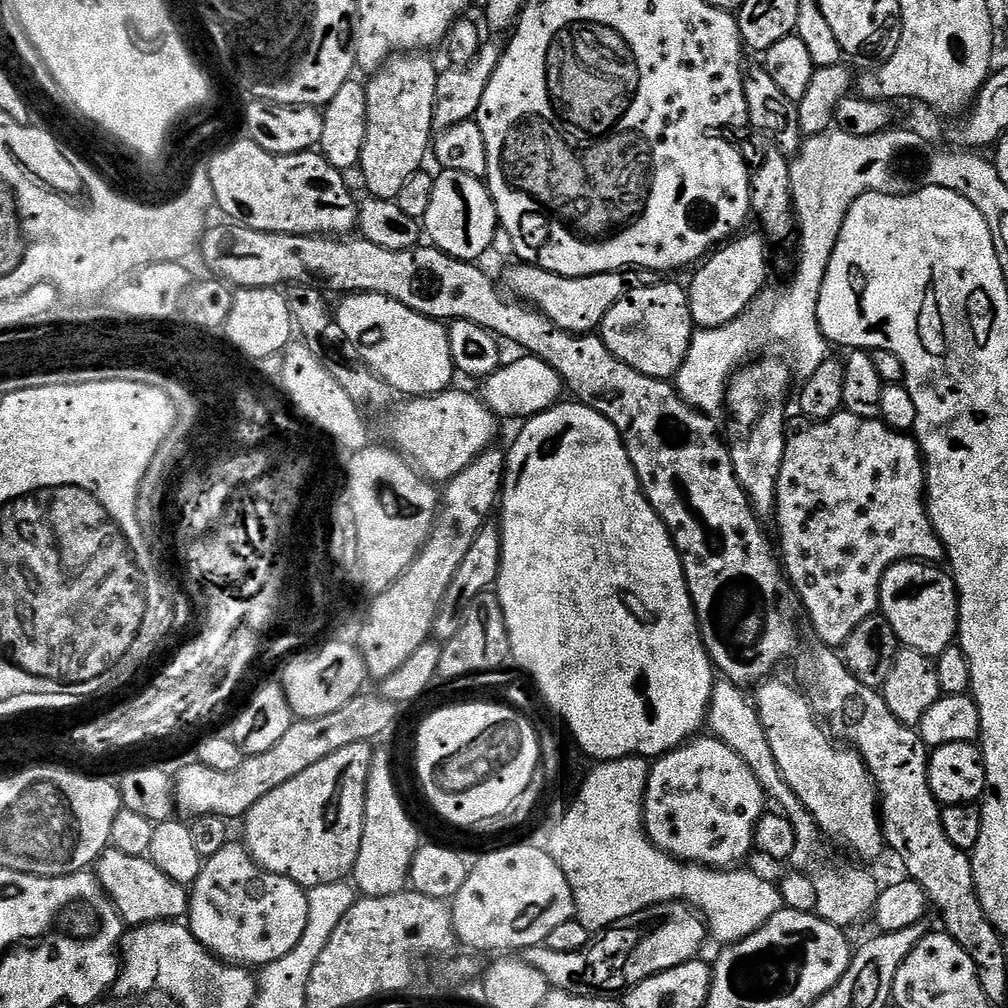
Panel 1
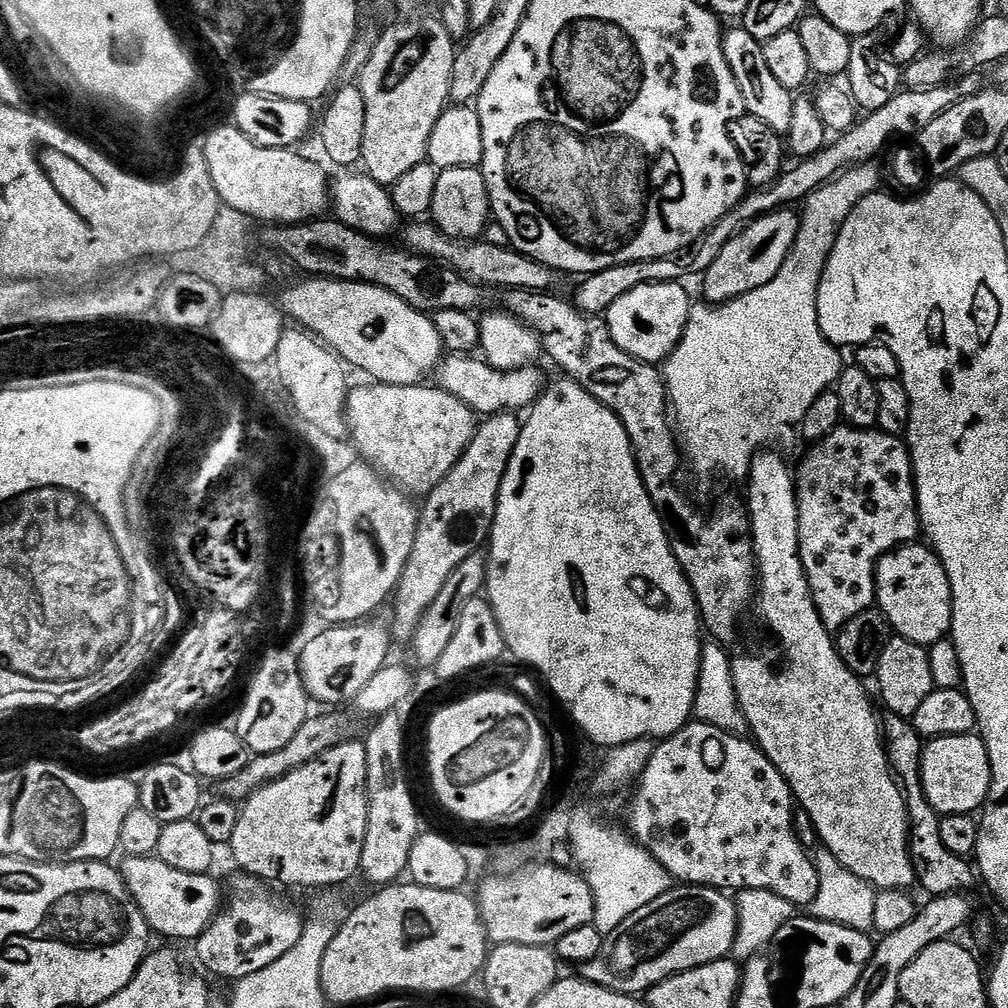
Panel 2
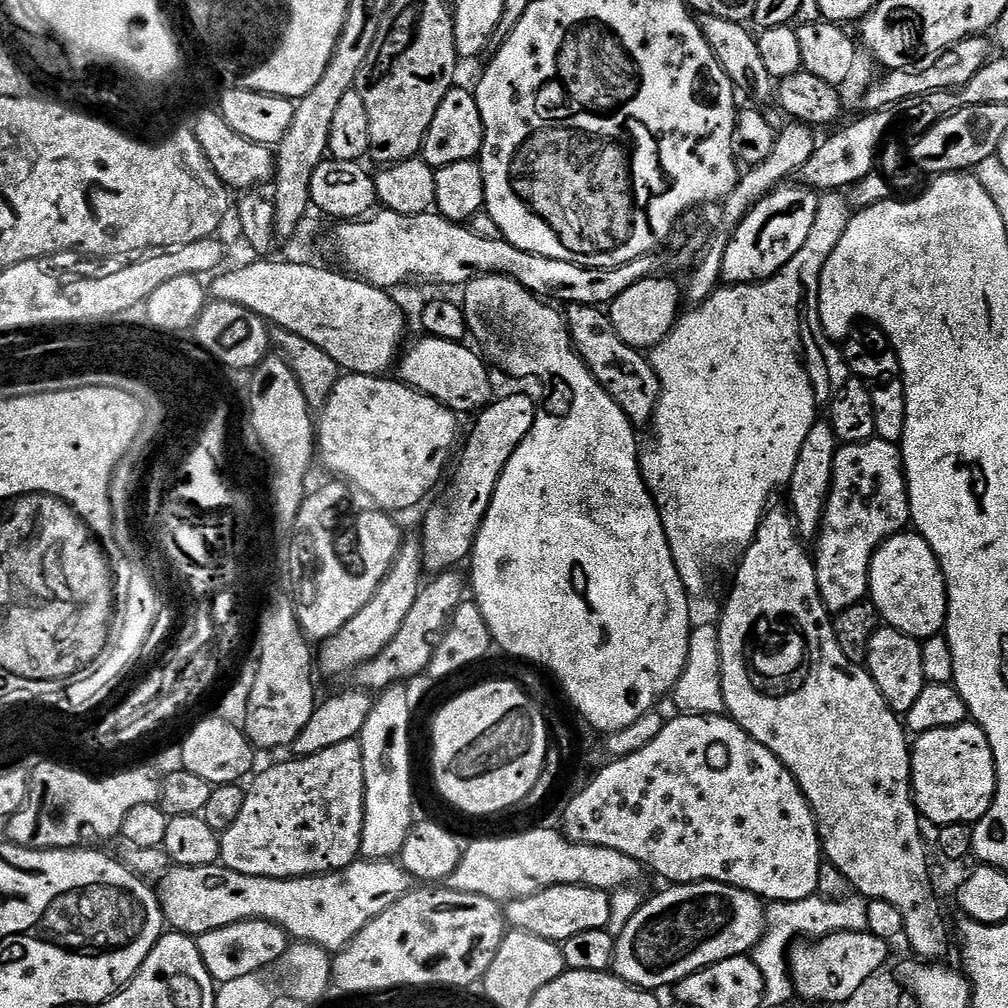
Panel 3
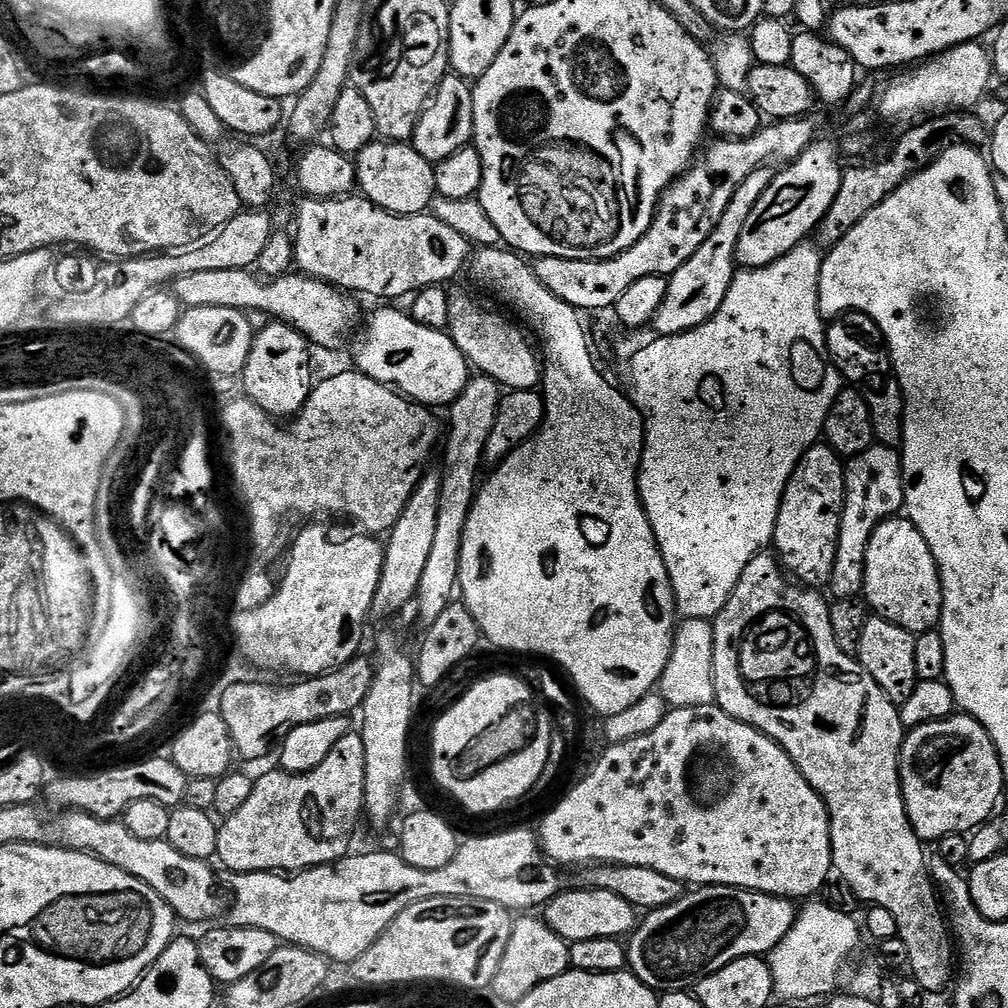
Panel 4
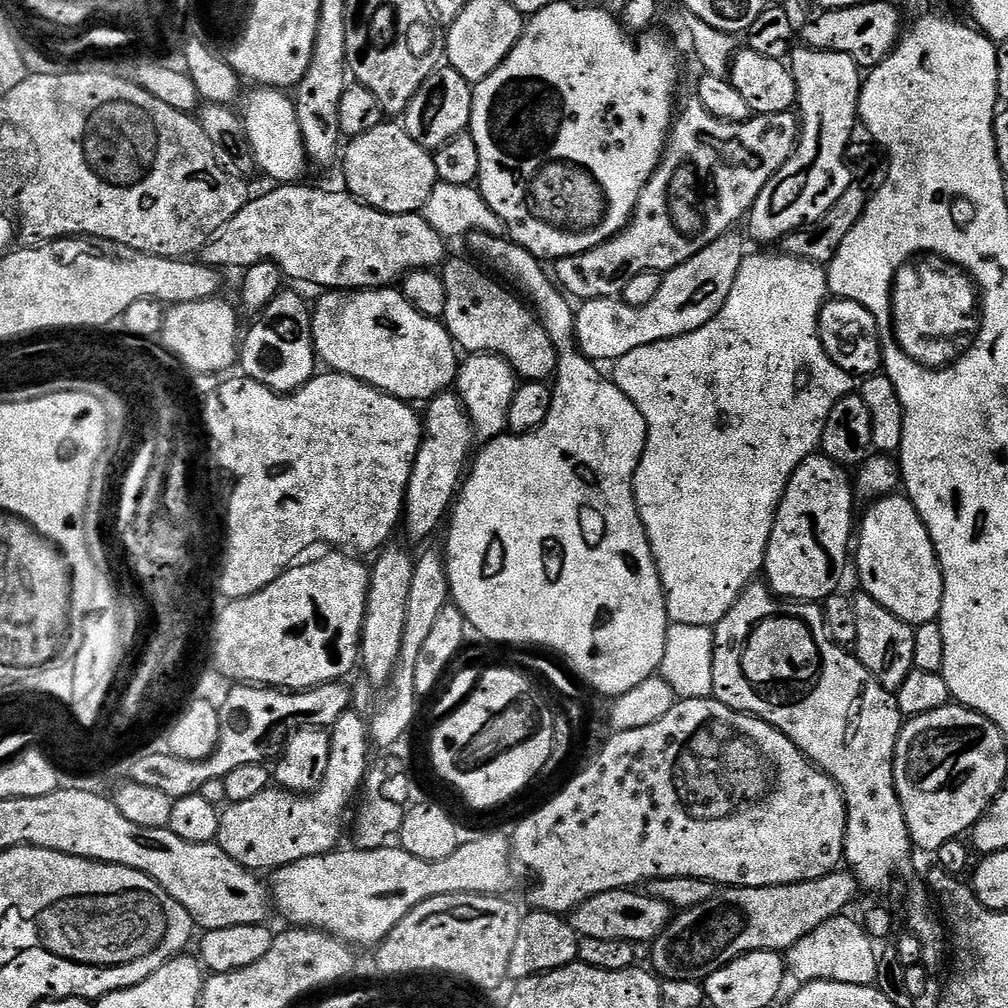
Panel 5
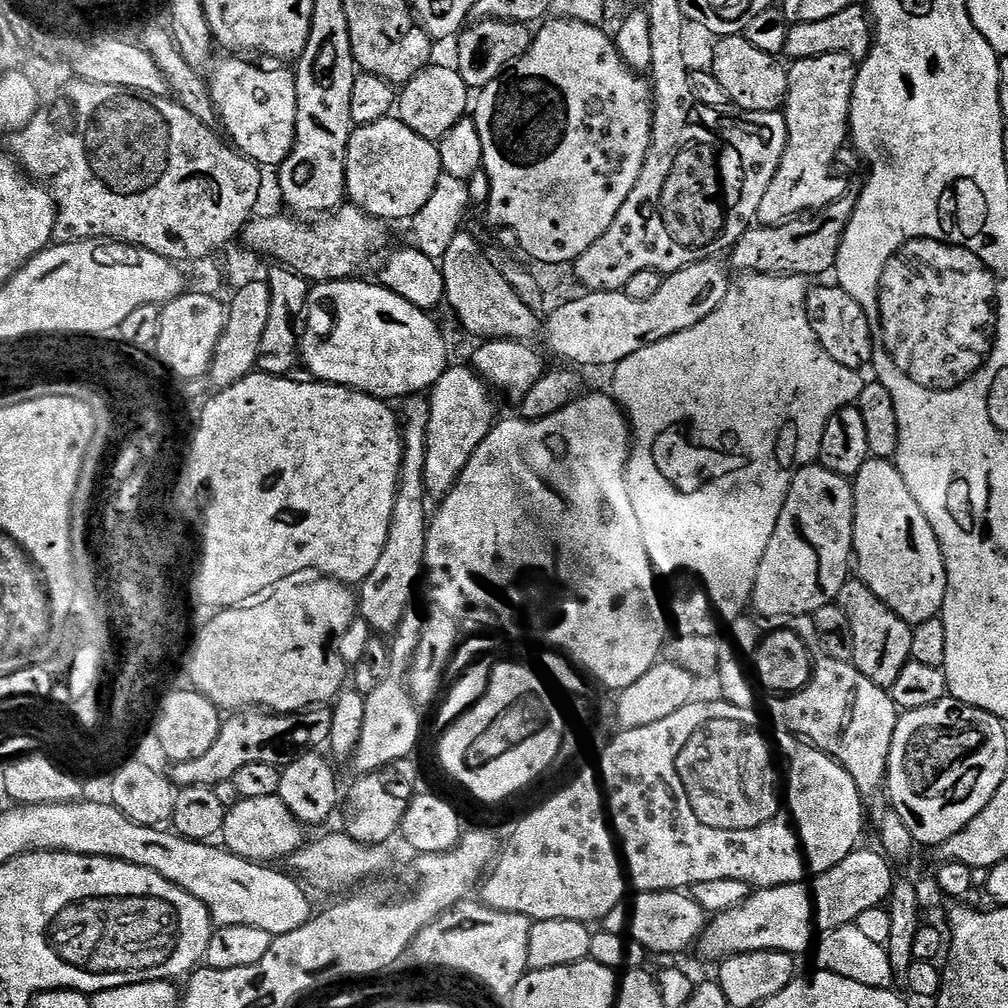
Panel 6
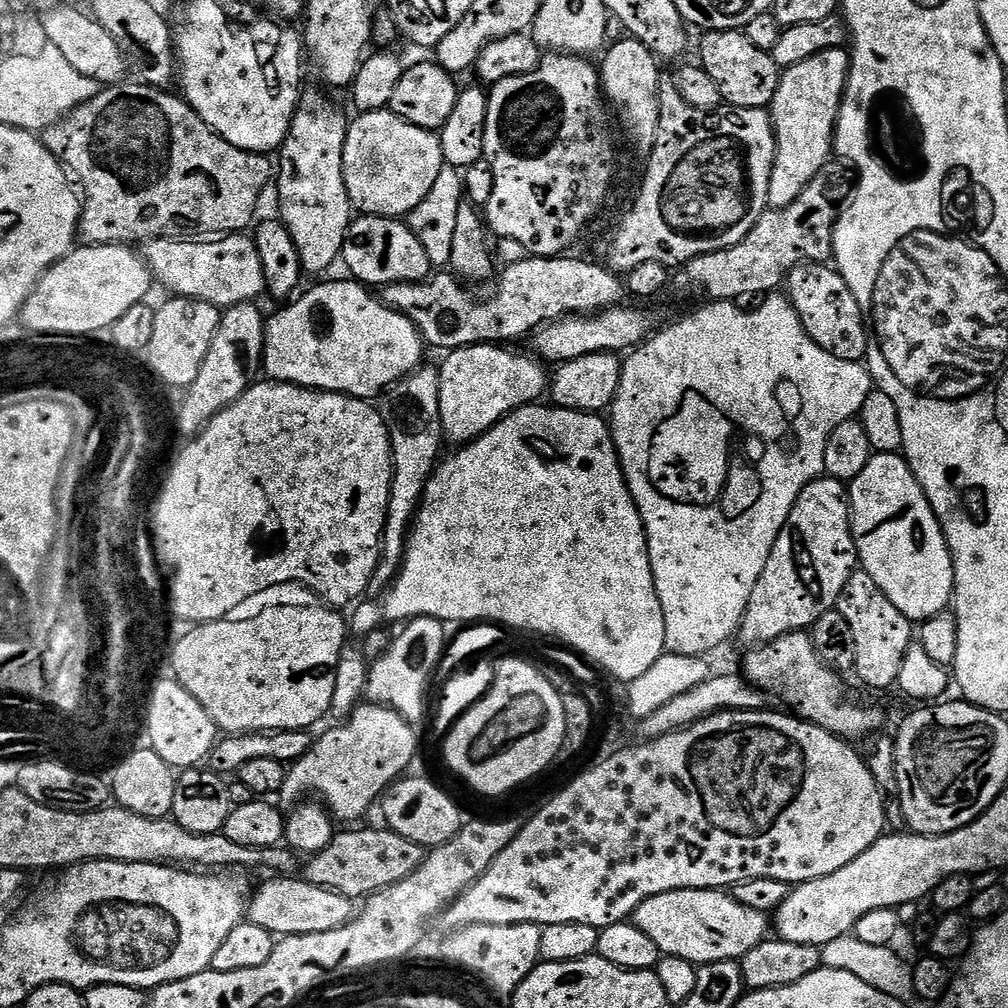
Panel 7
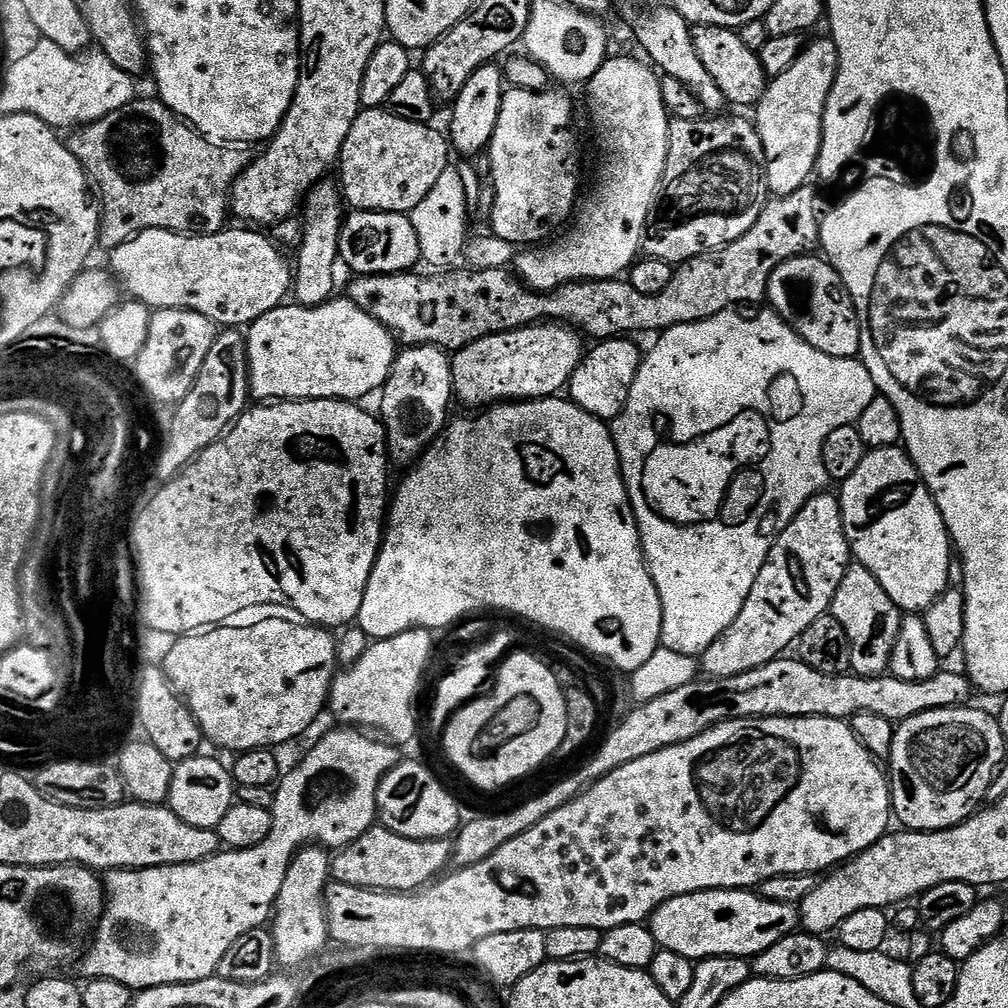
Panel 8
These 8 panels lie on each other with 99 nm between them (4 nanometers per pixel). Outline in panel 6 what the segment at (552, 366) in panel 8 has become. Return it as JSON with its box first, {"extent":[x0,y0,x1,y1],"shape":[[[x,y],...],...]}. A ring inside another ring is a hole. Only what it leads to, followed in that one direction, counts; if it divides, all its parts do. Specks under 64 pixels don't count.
{"extent":[424,366,498,498],"shape":[[[450,366],[442,378],[438,378],[428,396],[430,422],[426,426],[424,485],[429,497],[443,498],[448,495],[462,470],[466,470],[466,462],[470,462],[474,450],[478,450],[486,434],[490,434],[490,430],[496,427],[498,415],[495,398],[488,381],[471,367]]]}

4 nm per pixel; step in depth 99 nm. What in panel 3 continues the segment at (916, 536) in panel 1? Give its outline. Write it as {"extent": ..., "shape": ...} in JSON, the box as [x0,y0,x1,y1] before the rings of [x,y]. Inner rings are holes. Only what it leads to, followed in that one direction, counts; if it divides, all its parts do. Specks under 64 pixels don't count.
{"extent":[814,438,912,613],"shape":[[[879,438],[861,444],[840,444],[834,458],[832,489],[824,507],[824,520],[820,524],[820,531],[814,537],[818,590],[829,613],[846,610],[846,606],[854,606],[869,595],[868,575],[872,556],[885,540],[905,531],[911,519],[912,512],[908,509],[908,482],[904,479],[904,458],[899,447]]]}

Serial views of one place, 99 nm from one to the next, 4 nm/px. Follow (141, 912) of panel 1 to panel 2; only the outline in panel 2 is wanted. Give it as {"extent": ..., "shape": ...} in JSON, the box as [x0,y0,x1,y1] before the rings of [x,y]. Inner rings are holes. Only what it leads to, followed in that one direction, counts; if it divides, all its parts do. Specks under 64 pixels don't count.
{"extent":[122,856,222,942],"shape":[[[128,856],[125,859],[122,875],[134,902],[142,910],[146,918],[149,929],[160,936],[169,936],[172,940],[189,940],[195,942],[199,940],[207,928],[212,925],[212,919],[222,907],[222,896],[220,900],[220,884],[215,880],[215,875],[203,872],[202,874],[186,874],[182,870],[174,870],[174,866],[166,866],[159,856]]]}

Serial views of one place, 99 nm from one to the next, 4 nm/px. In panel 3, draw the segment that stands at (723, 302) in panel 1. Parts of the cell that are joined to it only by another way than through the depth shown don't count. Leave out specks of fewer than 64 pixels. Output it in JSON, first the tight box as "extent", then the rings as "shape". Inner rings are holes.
{"extent":[722,182,820,285],"shape":[[[800,182],[792,183],[763,196],[749,210],[744,221],[731,232],[732,237],[722,258],[722,280],[725,285],[757,284],[760,280],[768,280],[778,274],[782,266],[786,266],[786,262],[802,250],[802,246],[806,246],[806,238],[810,238],[810,229],[818,214],[820,196],[815,188]]]}

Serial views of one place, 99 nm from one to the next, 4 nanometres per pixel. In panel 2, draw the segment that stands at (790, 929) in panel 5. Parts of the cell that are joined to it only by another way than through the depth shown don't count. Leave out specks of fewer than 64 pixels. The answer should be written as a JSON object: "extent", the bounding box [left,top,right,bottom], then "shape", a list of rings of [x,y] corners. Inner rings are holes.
{"extent":[578,884,738,997],"shape":[[[699,884],[673,886],[666,894],[654,898],[650,906],[642,906],[642,910],[630,914],[630,918],[622,921],[620,929],[605,939],[600,956],[579,965],[578,972],[583,979],[606,990],[639,997],[674,974],[682,974],[686,970],[694,970],[698,966],[725,959],[732,951],[737,934],[738,910],[735,899],[727,891],[701,888]]]}

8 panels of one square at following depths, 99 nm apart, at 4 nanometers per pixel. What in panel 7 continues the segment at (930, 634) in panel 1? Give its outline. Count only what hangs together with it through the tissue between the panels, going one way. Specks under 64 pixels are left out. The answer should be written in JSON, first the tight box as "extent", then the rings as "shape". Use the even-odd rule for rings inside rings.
{"extent":[848,452,956,622],"shape":[[[894,452],[873,454],[870,462],[866,462],[866,470],[850,482],[848,506],[852,510],[852,537],[859,567],[878,582],[878,590],[882,590],[882,594],[913,622],[934,618],[934,614],[945,611],[953,603],[956,591],[952,555],[942,526],[903,455]]]}

